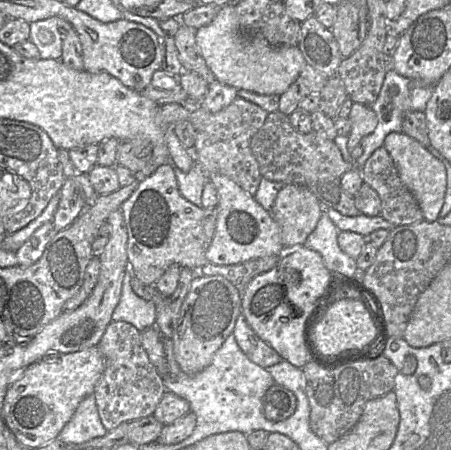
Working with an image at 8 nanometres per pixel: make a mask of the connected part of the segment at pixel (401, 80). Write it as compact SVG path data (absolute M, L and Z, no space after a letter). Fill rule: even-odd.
M390 68L386 75L377 99L370 105L371 109L377 115L378 123L373 132L363 137L360 145L363 148L362 155L353 160L361 167L371 156L371 154L379 147L383 146L384 139L390 132L402 132L402 122L406 112L420 111L425 113L427 102L433 92L434 86L425 86L420 82L404 77L398 74L394 69ZM391 86L398 87L398 93L391 96L388 92Z

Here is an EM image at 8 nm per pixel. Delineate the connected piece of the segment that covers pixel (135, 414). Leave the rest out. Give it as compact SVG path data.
M111 322L97 347L104 359L104 372L93 395L104 428L111 431L122 423L153 415L166 388L143 348L141 332L130 323Z

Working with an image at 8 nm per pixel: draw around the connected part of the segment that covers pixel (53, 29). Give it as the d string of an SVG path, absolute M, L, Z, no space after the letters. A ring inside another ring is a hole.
M49 17L30 23L29 40L39 50L41 59L60 59L62 55L62 36L58 31L58 17Z

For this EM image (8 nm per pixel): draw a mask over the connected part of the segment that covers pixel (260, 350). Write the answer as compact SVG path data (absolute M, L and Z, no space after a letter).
M244 314L238 316L233 334L245 355L262 368L279 363L282 357L249 326Z

